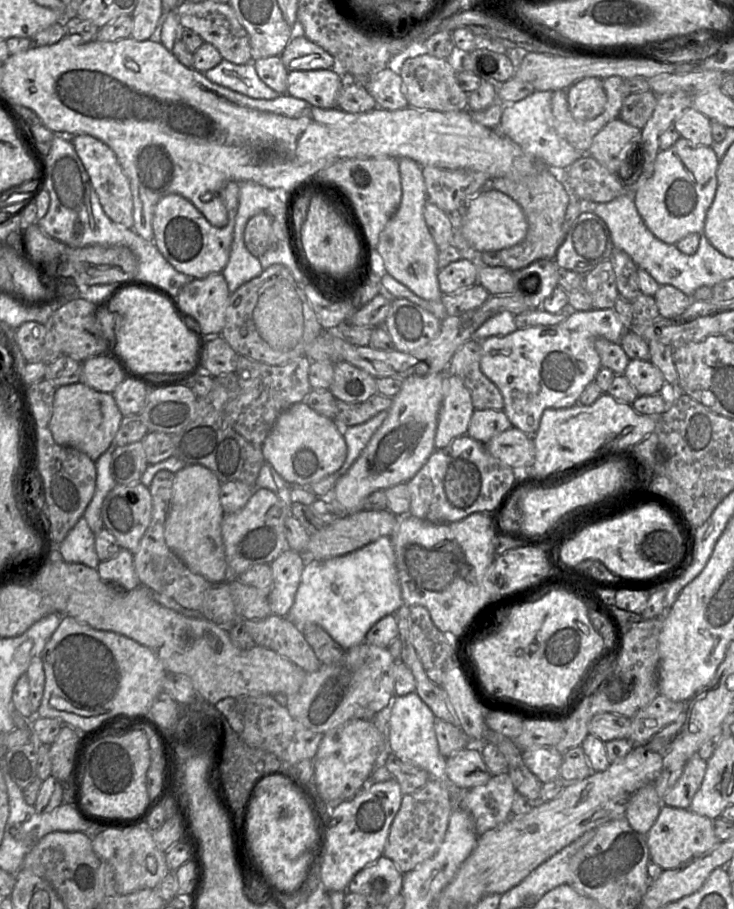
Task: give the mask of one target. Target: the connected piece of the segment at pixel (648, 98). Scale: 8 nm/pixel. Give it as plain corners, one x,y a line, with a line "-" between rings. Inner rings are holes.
651,90
629,94
623,101
619,119
641,130
650,119
657,98
658,96

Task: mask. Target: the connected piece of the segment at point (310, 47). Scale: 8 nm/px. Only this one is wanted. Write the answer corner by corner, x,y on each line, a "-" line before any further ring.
296,32
280,58
288,72
300,70
337,70
337,62
331,54

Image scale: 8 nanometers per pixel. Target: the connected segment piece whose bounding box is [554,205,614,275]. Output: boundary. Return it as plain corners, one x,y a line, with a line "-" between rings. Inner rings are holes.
585,205
585,210
568,229
554,259
559,268
586,275
610,259
613,250
612,237
606,223

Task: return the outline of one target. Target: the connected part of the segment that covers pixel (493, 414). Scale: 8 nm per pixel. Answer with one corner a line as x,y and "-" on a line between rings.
475,410
470,418
467,434
482,443
510,428
511,422
503,410

